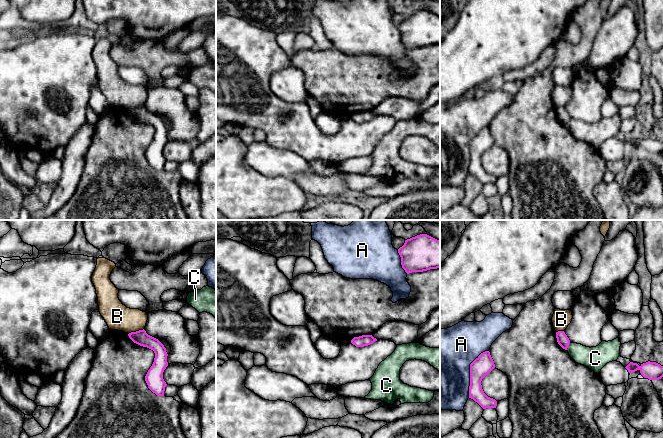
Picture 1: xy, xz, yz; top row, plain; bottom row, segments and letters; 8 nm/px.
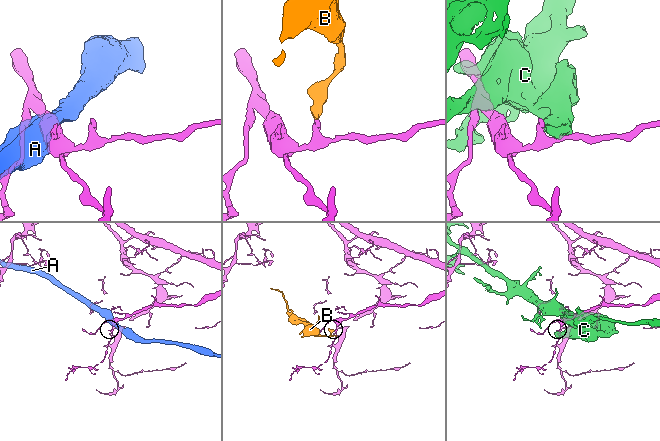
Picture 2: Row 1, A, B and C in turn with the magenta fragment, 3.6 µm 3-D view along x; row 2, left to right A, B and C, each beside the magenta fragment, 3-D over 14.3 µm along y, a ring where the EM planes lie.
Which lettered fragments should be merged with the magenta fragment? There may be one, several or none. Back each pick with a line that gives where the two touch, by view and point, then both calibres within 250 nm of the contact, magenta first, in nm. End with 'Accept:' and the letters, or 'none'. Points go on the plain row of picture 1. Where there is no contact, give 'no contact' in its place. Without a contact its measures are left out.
Accept: none

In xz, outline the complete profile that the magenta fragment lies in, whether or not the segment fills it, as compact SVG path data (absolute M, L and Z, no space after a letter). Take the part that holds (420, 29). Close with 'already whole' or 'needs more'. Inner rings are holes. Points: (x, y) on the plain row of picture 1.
M427 10L405 16L398 29L407 50L440 44L440 17Z; already whole

